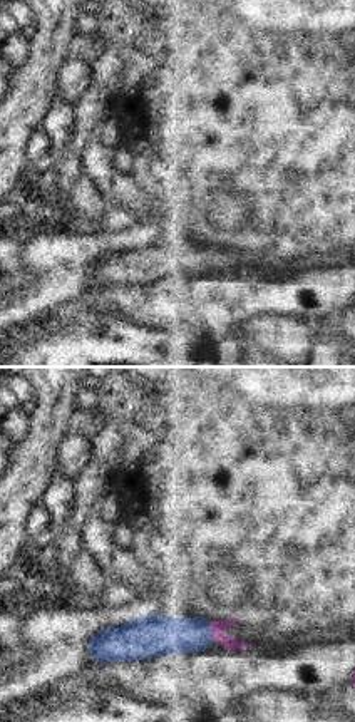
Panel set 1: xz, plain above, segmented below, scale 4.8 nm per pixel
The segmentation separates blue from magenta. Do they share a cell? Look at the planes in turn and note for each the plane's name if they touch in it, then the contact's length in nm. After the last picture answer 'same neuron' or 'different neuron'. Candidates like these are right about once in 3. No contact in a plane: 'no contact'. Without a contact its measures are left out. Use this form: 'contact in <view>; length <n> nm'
contact in xz; length 110 nm

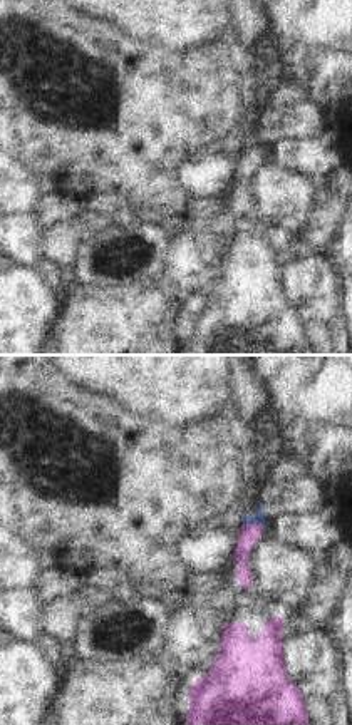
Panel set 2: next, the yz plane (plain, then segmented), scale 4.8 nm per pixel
contact in yz; length 110 nm

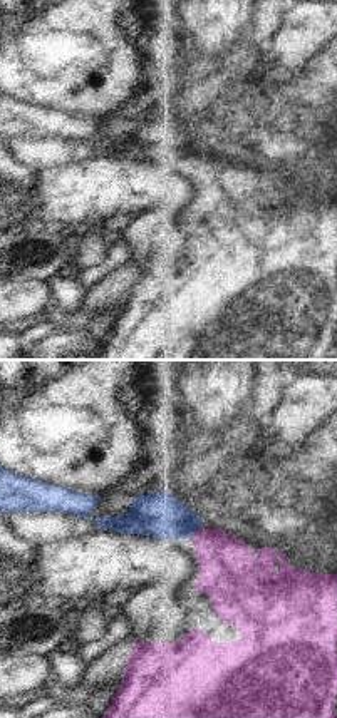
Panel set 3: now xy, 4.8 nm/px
contact in xy; length 80 nm

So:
same neuron

